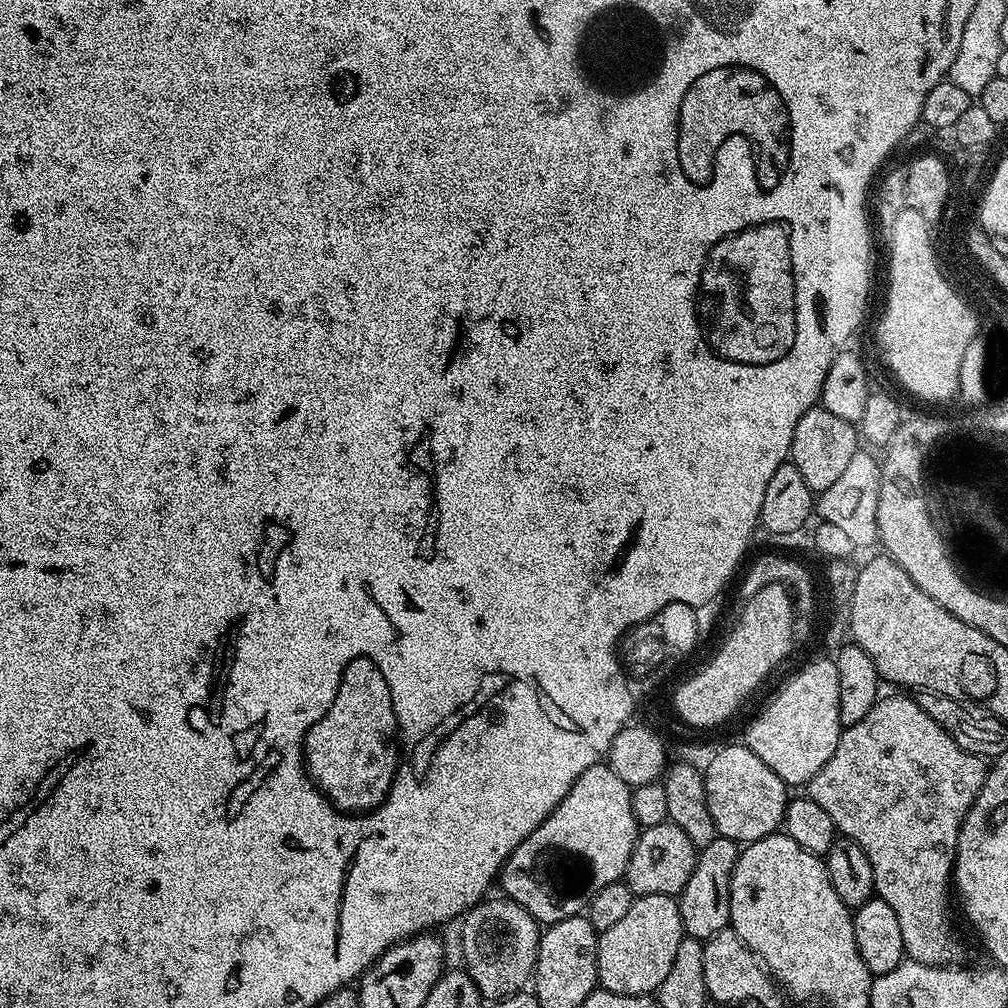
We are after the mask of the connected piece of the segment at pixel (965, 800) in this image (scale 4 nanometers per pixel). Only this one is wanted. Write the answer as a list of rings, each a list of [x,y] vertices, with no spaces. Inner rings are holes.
[[[908,694],[900,695],[904,696],[881,695],[870,710],[870,714],[866,714],[866,718],[862,718],[862,722],[854,722],[854,726],[841,731],[838,746],[834,750],[834,754],[830,754],[830,762],[826,762],[826,766],[822,766],[822,770],[818,770],[818,774],[814,774],[814,778],[808,780],[806,795],[814,802],[818,802],[818,806],[822,806],[822,810],[826,810],[826,814],[830,814],[830,819],[834,822],[836,831],[841,837],[858,842],[858,846],[862,846],[862,850],[866,850],[874,870],[879,899],[885,900],[894,909],[894,914],[898,914],[898,927],[902,930],[902,942],[907,959],[917,960],[923,964],[952,966],[959,961],[956,959],[960,956],[960,944],[956,941],[955,934],[952,933],[952,916],[948,913],[948,892],[950,896],[950,889],[953,887],[952,867],[956,865],[956,847],[960,827],[974,798],[978,798],[978,790],[982,790],[986,764],[981,757],[962,750],[962,746],[958,746],[958,742],[954,742],[954,738],[950,738],[950,734],[946,734],[946,730],[942,730],[942,726],[938,726],[938,722],[934,722],[934,718],[930,718],[930,714],[926,714],[926,710],[922,710],[922,706],[918,706],[916,699]]]

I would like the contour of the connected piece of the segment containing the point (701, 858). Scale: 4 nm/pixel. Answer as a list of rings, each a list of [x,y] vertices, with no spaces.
[[[717,836],[714,842],[710,842],[710,846],[697,851],[694,874],[690,874],[690,882],[686,882],[678,897],[682,926],[685,933],[695,940],[708,940],[718,934],[718,930],[729,927],[730,882],[740,853],[736,841],[725,836]]]

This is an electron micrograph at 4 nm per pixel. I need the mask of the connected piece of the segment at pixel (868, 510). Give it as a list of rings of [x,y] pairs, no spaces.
[[[858,450],[854,458],[850,458],[846,470],[834,481],[830,490],[819,493],[814,508],[819,519],[823,522],[834,522],[850,538],[850,542],[857,548],[864,548],[867,544],[876,544],[876,515],[880,501],[880,464],[864,450]]]

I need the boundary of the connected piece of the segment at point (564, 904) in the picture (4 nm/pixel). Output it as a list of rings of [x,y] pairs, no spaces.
[[[607,763],[590,766],[566,798],[513,850],[500,870],[503,895],[522,906],[541,925],[579,916],[602,886],[621,879],[636,845],[632,789]]]

